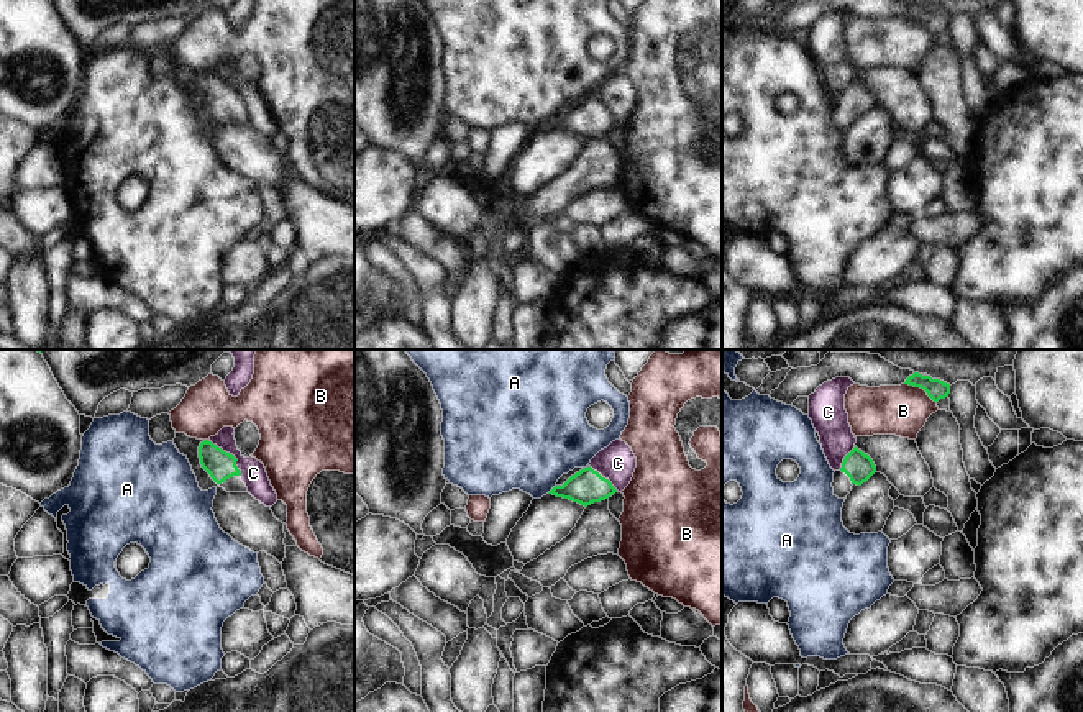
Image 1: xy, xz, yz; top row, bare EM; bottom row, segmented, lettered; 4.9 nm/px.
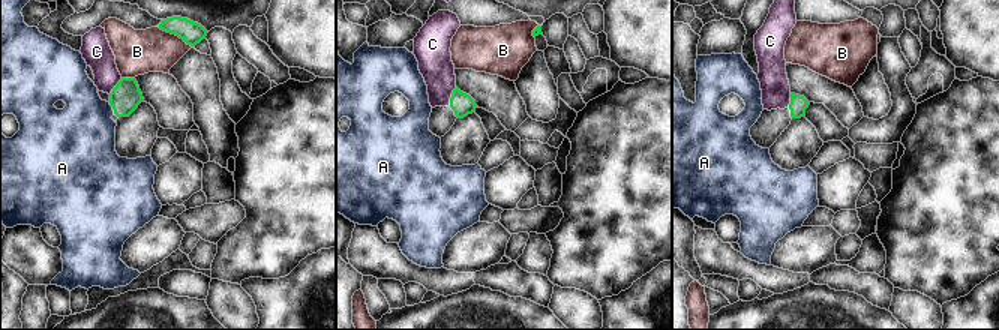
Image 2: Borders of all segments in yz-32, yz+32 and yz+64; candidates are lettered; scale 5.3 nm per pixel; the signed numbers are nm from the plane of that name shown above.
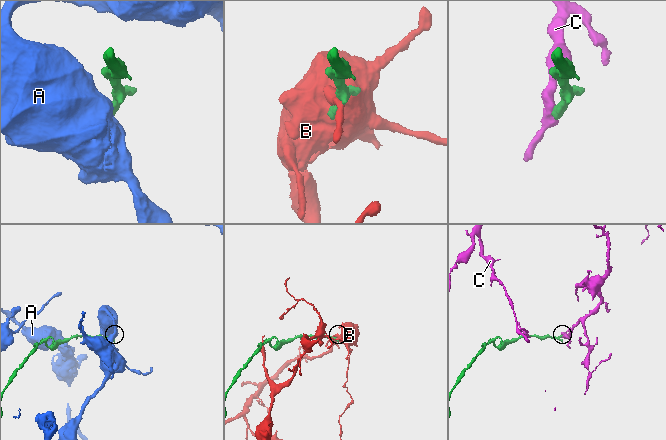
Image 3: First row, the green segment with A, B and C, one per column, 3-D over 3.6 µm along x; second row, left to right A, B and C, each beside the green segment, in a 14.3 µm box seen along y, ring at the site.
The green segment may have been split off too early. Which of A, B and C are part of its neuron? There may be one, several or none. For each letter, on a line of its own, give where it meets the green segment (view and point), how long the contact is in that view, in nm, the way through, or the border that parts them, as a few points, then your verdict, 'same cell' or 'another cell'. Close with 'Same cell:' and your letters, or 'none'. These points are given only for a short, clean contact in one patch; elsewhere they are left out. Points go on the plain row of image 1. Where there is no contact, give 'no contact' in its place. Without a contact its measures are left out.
A: contact xz (552, 122); length 60 nm; another cell
B: contact yz (921, 20); length 190 nm; another cell
C: contact xy (228, 86); length 240 nm; border xy (207, 73), (228, 84), (237, 92), (237, 100), (242, 107); another cell
Same cell: none

